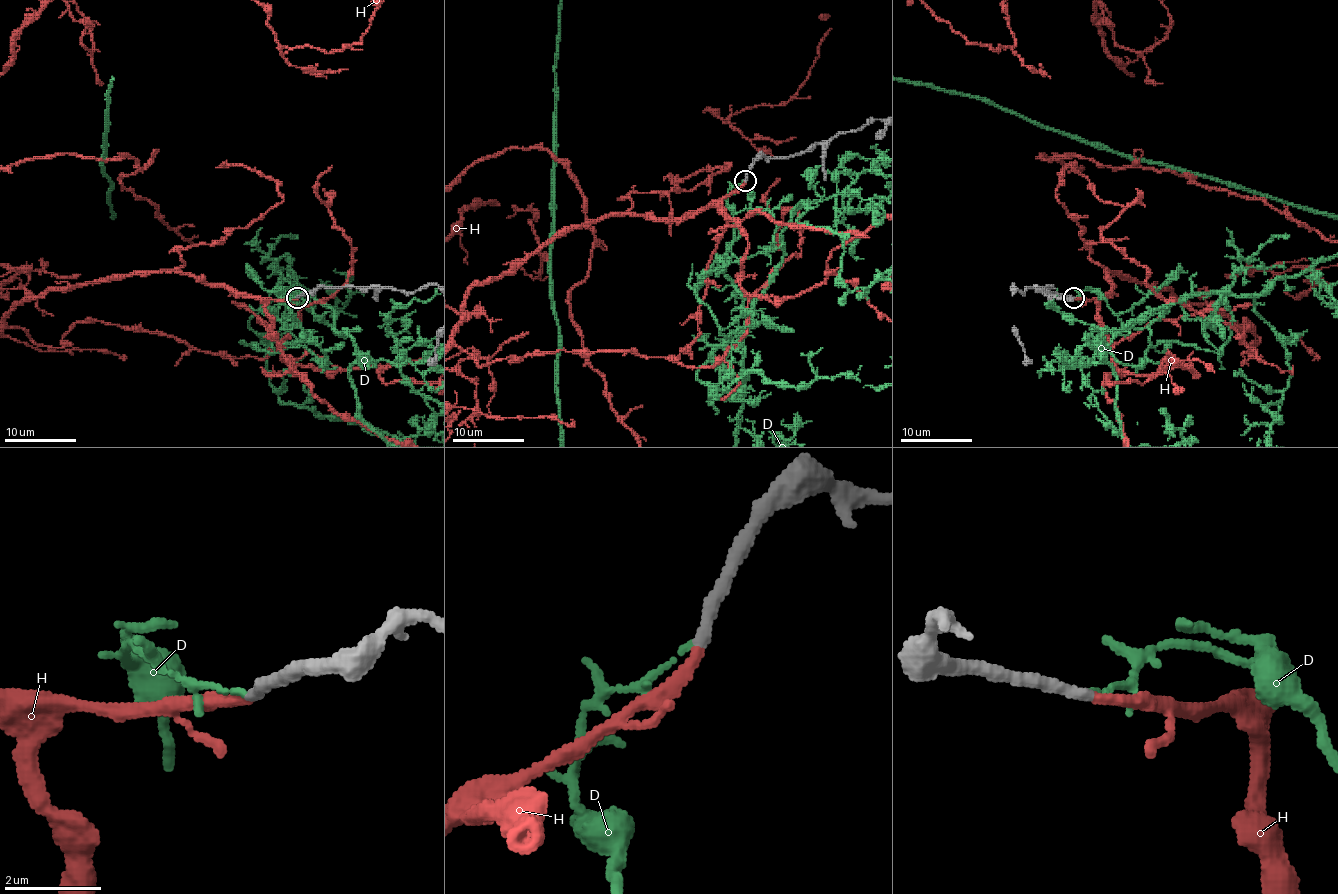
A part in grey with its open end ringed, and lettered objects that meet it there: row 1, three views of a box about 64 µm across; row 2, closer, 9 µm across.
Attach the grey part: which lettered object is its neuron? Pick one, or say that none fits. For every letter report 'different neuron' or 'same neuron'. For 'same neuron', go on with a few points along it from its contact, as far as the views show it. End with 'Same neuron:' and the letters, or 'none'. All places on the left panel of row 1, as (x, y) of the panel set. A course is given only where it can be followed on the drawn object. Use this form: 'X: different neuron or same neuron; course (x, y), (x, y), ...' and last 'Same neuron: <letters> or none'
D: different neuron
H: same neuron
Same neuron: H

